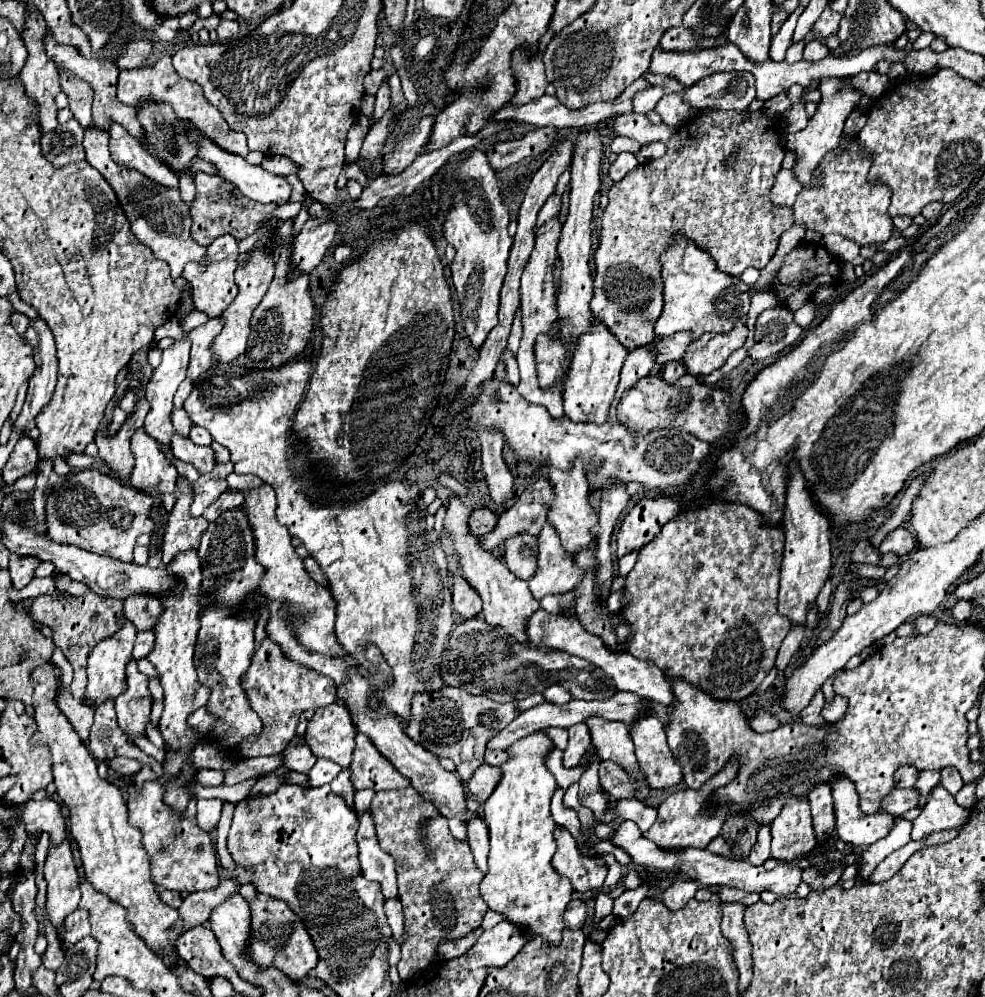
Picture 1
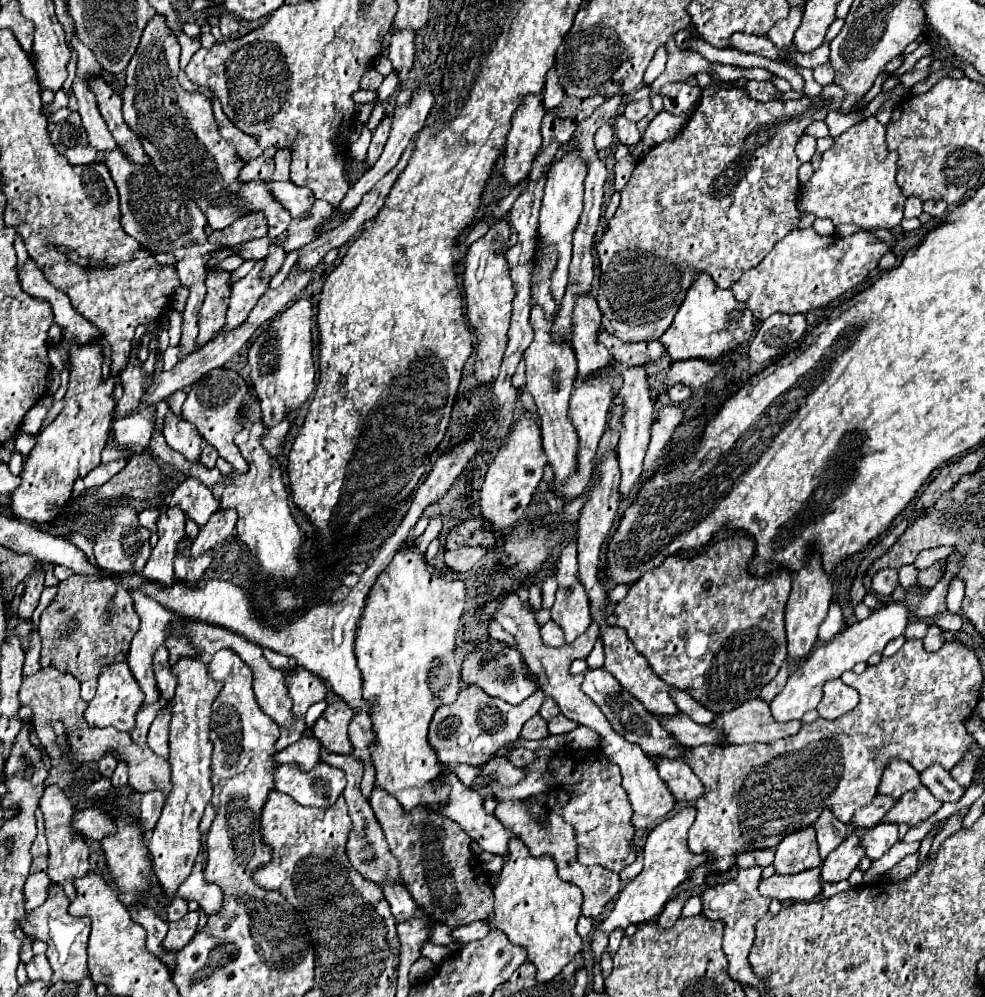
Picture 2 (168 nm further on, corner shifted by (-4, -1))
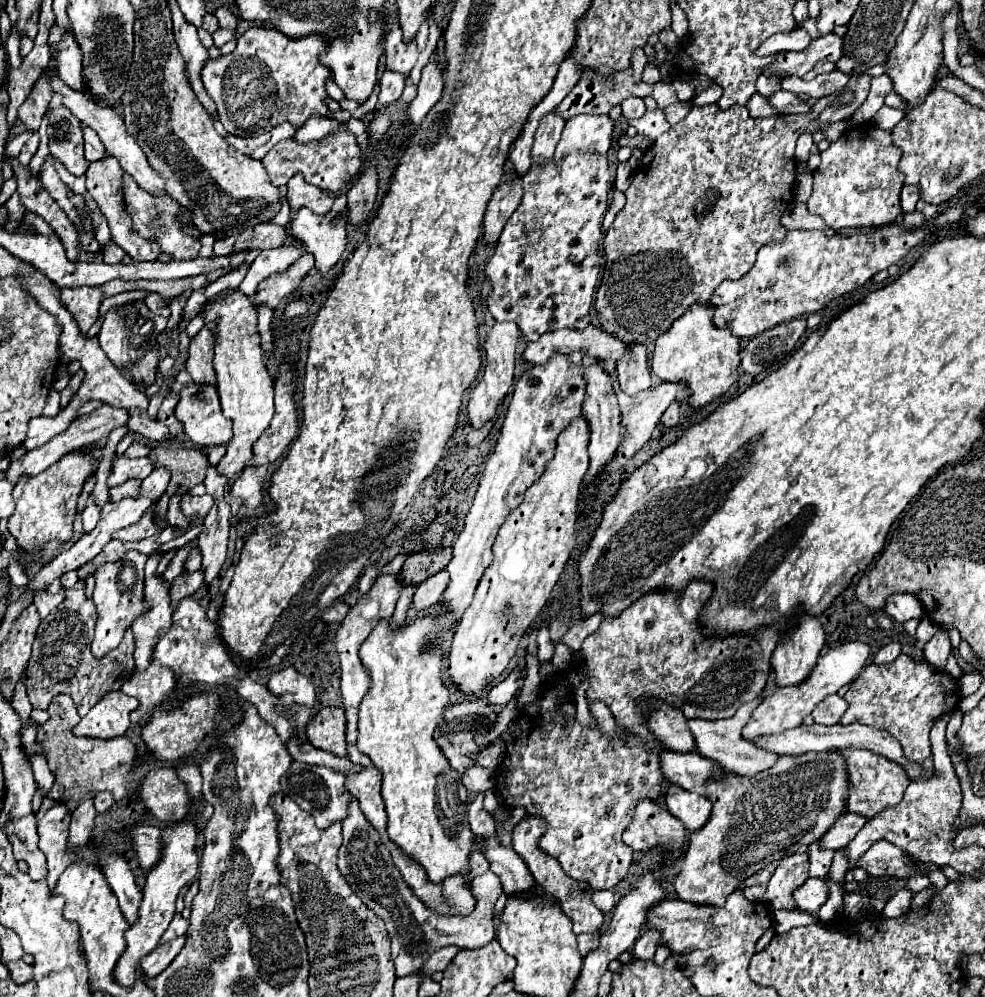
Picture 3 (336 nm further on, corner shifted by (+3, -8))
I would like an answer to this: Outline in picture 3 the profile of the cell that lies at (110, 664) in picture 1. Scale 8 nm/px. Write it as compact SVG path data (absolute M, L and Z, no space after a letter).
M123 691L107 693L73 729L77 737L99 737L113 739L127 733L131 727L129 715L137 707L137 699L125 695Z

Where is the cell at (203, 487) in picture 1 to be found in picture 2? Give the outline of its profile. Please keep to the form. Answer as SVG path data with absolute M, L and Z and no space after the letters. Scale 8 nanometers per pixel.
M184 478L180 488L176 488L172 495L163 500L166 506L180 506L182 512L186 512L198 526L204 526L212 512L218 510L218 500L212 496L212 492L198 482L196 478Z

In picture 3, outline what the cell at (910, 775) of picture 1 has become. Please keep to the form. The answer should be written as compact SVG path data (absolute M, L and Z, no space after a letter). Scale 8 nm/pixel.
M849 747L845 751L839 749L839 753L843 755L843 759L847 763L847 773L849 773L849 783L851 783L845 811L871 819L879 811L883 811L887 807L895 807L903 799L903 793L911 781L901 765L889 763L889 759L885 759L883 755L877 755L877 753L865 751L865 749L851 749Z

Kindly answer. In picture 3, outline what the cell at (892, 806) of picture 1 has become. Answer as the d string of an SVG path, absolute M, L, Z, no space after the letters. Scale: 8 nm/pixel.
M855 813L841 815L841 819L833 823L833 827L823 835L821 849L833 849L833 851L843 849L845 843L849 843L849 839L853 839L853 835L857 835L857 831L865 825L865 821L867 819Z

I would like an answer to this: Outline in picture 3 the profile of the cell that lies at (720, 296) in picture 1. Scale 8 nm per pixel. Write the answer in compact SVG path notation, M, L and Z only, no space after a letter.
M693 305L683 317L679 317L669 331L665 331L655 341L653 351L653 373L665 383L687 383L689 405L693 409L705 407L725 395L729 387L737 381L739 373L739 351L741 339L735 337L729 329L717 329L711 321L713 307Z

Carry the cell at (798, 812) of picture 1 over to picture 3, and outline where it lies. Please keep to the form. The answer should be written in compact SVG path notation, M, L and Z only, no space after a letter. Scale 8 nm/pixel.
M795 853L787 855L779 861L779 867L775 869L767 893L763 901L767 903L769 909L785 909L793 911L797 909L797 903L793 899L793 891L801 887L809 879L809 857L807 853Z

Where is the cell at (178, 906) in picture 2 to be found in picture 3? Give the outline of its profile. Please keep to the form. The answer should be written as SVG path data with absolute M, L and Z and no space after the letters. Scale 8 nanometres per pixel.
M175 913L175 917L173 917L173 921L171 921L171 925L169 925L169 929L167 929L167 931L163 933L163 937L161 937L161 943L167 943L167 941L171 941L171 939L175 939L175 937L185 935L187 929L189 929L189 921L183 919L181 913Z

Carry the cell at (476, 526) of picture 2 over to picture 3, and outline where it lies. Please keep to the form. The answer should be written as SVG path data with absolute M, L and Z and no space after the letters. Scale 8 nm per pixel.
M437 549L437 551L421 551L407 557L399 571L399 579L403 585L419 585L431 575L439 573L447 567L451 559L451 549Z

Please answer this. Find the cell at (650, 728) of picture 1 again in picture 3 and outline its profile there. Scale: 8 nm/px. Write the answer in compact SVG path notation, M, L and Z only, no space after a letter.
M669 785L665 797L667 809L673 817L677 817L689 833L701 829L711 815L711 801L699 793L689 793L677 785Z

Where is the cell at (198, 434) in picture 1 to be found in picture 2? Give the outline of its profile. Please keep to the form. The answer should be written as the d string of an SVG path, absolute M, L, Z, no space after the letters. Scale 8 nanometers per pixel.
M204 444L204 450L202 450L202 456L200 456L200 462L208 468L214 468L216 464L216 458L218 458L218 452L210 446L210 444Z

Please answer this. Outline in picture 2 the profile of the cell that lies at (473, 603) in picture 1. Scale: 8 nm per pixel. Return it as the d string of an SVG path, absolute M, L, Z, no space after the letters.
M488 620L488 634L490 634L490 638L496 638L496 640L502 640L502 642L506 642L506 644L516 646L516 640L514 640L510 634L506 634L506 632L502 630L502 626L496 624L494 620Z

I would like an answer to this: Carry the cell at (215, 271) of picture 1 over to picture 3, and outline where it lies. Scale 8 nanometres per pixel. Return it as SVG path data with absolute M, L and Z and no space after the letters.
M211 323L205 325L189 345L189 359L185 369L197 385L215 385L213 347L215 347L215 335Z

